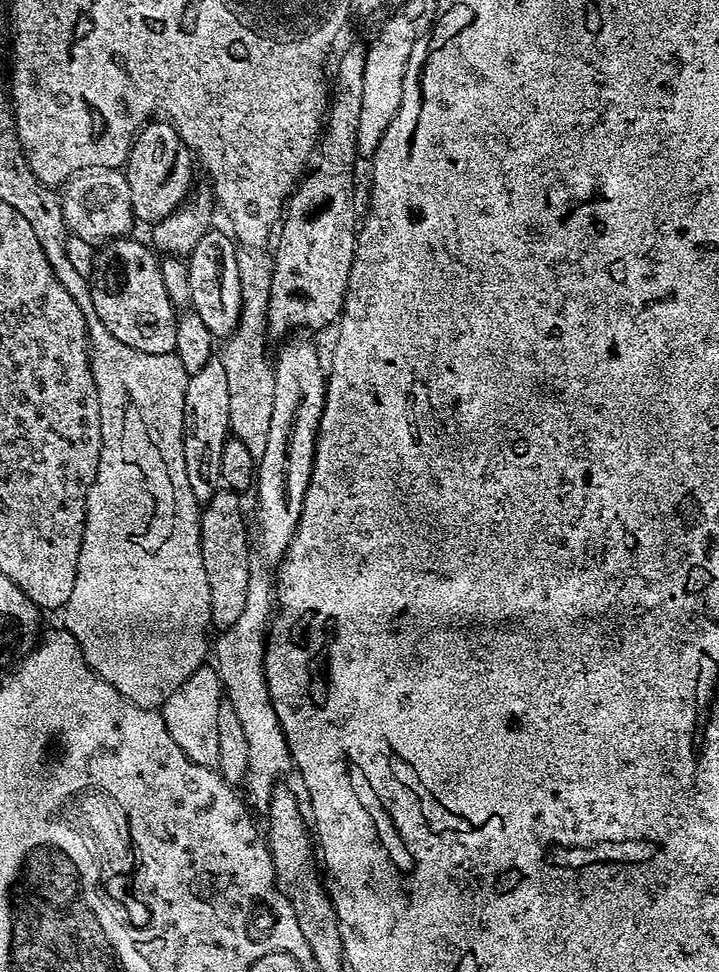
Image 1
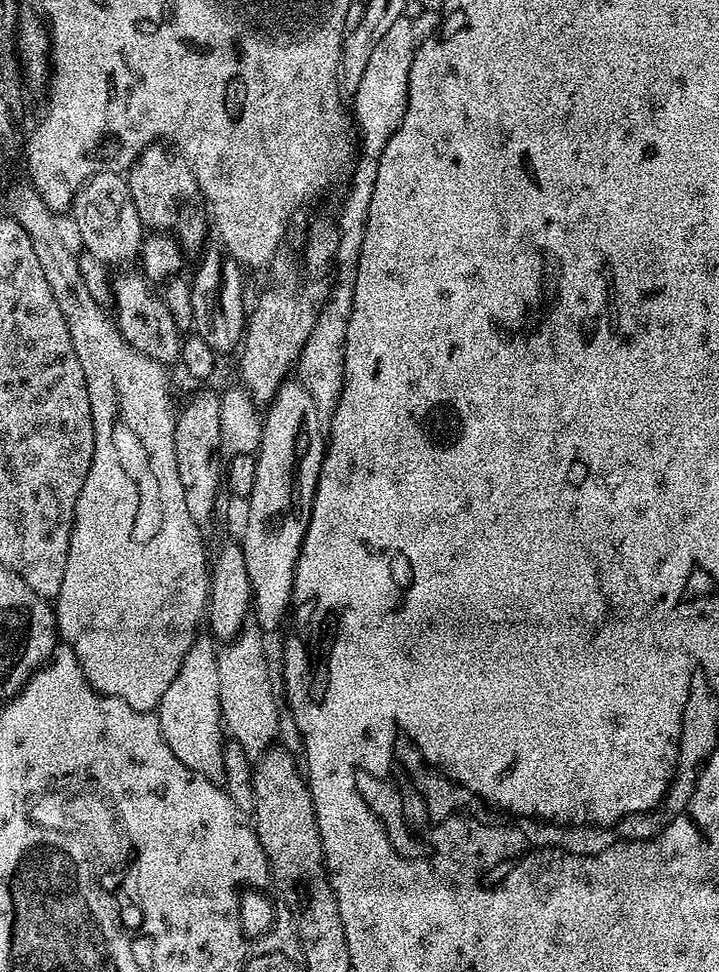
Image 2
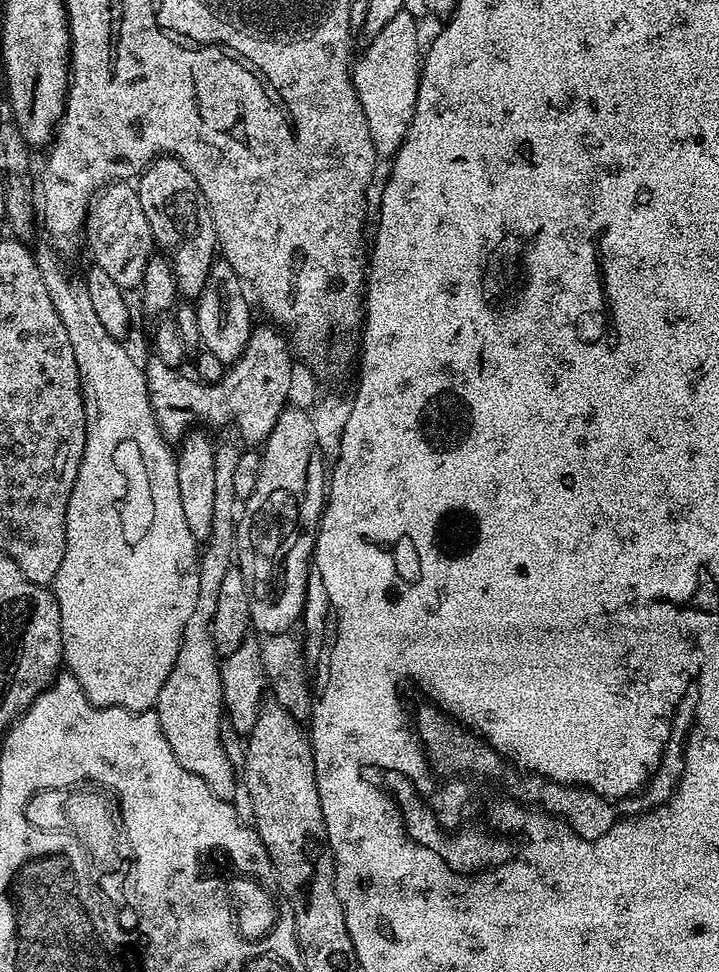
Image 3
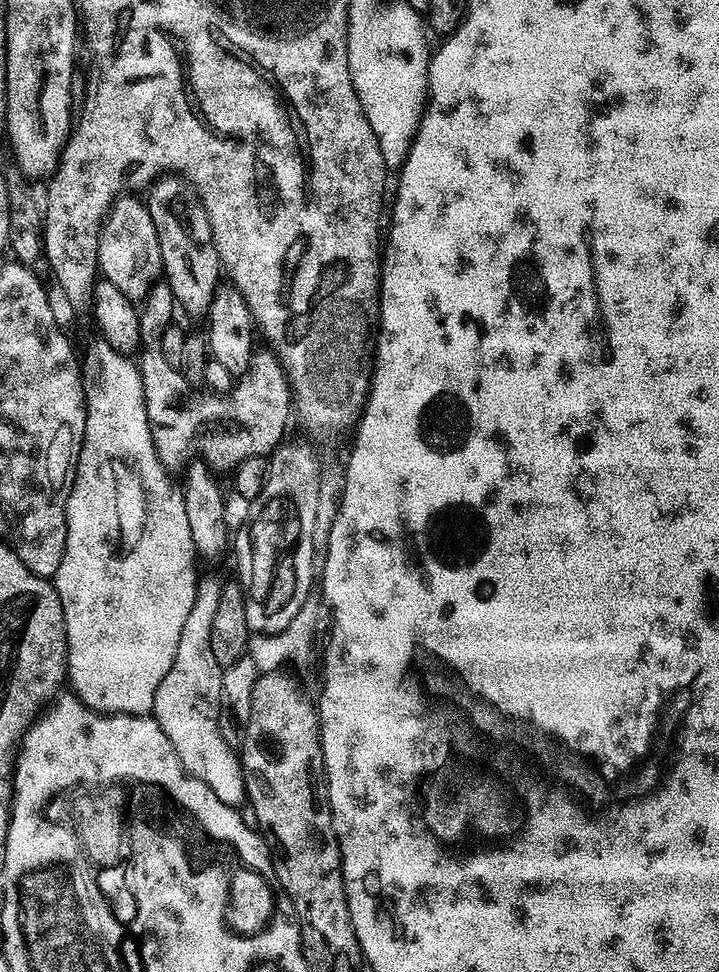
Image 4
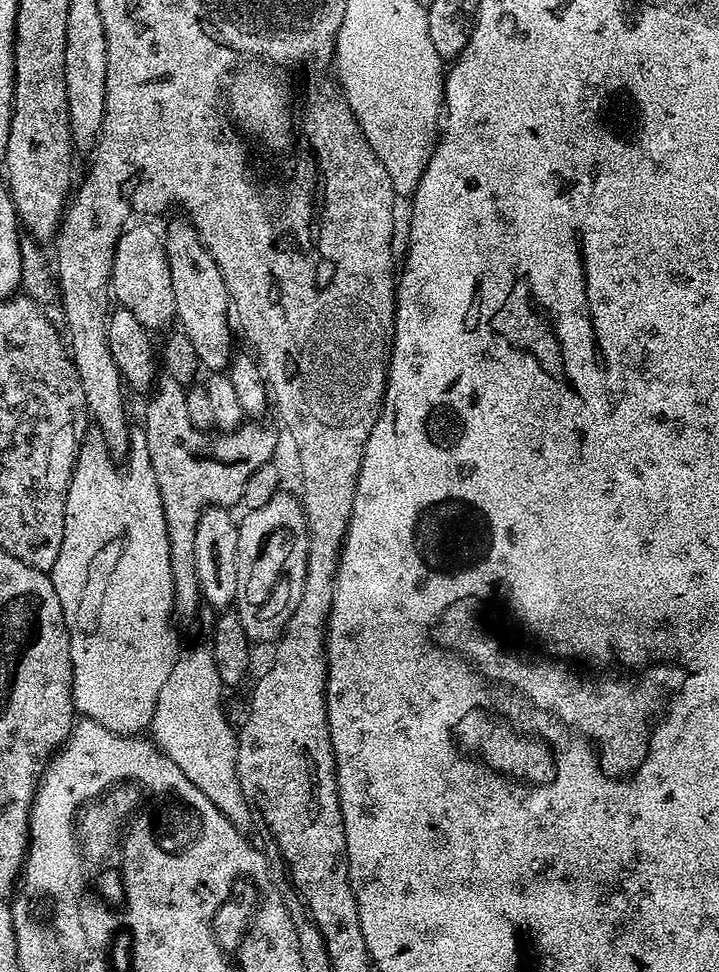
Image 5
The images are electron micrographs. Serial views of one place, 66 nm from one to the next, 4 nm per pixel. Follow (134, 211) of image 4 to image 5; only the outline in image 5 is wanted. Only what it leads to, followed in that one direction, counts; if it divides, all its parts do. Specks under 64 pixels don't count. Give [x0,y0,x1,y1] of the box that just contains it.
[110,222,176,329]

